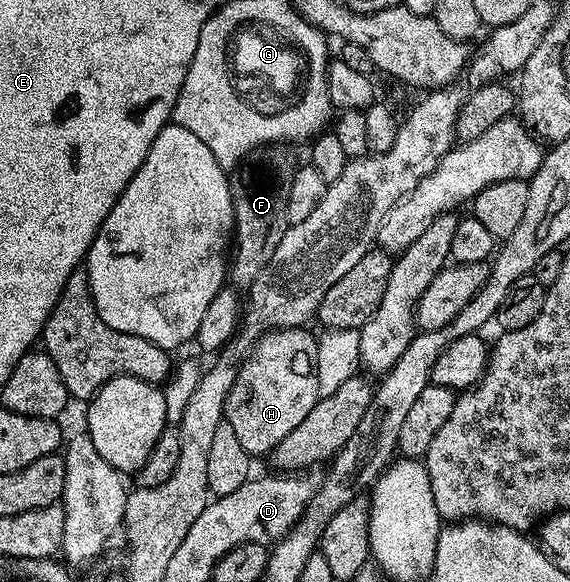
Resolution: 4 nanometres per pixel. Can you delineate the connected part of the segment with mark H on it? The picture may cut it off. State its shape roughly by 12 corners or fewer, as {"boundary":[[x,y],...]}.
{"boundary":[[307,327],[263,334],[223,408],[270,454],[319,402]]}

